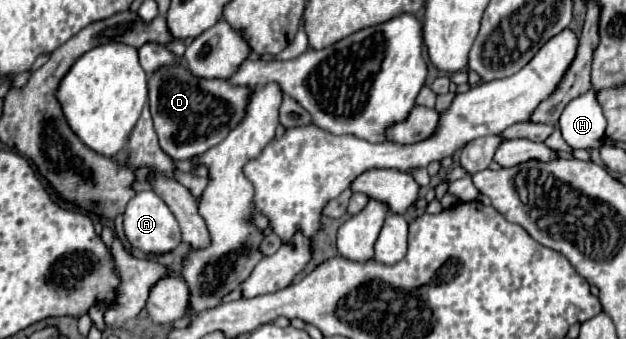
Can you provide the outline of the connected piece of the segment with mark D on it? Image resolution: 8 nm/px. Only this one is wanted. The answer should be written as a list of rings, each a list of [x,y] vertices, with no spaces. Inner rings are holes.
[[[186,63],[152,71],[148,77],[148,95],[160,149],[174,161],[184,161],[216,147],[234,127],[238,127],[238,123],[242,123],[252,93],[252,87],[238,87],[228,79],[198,79],[186,71]]]

